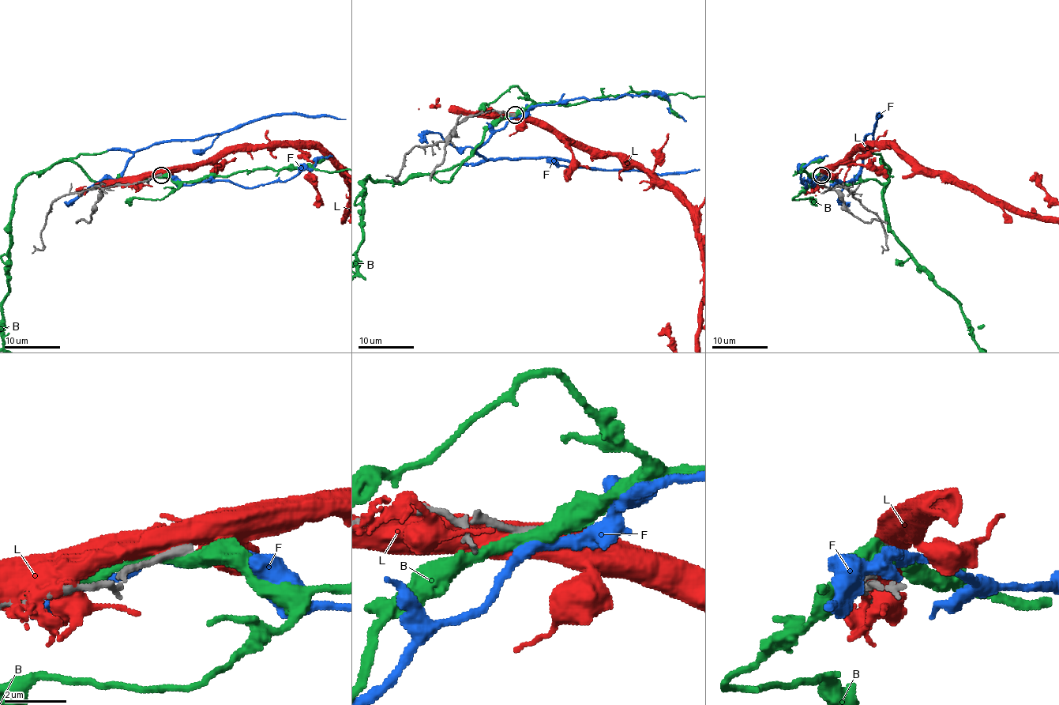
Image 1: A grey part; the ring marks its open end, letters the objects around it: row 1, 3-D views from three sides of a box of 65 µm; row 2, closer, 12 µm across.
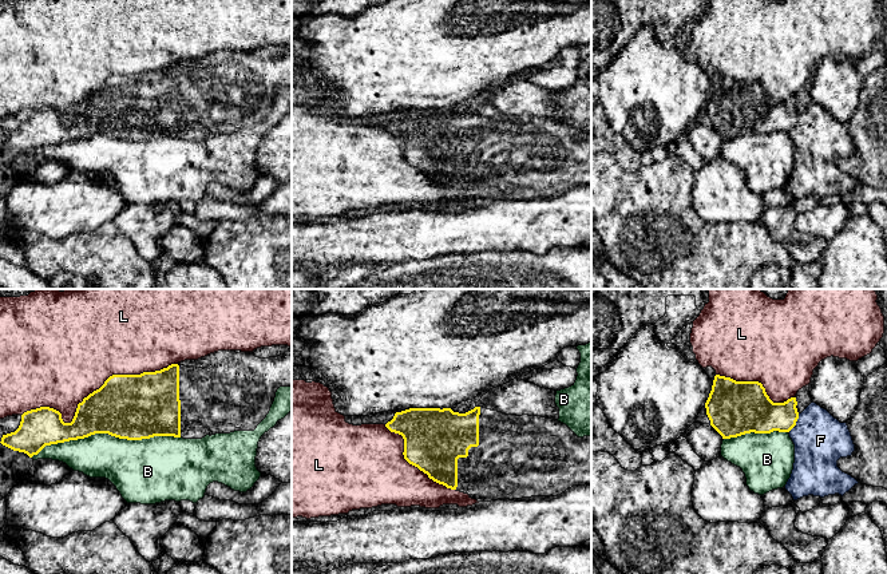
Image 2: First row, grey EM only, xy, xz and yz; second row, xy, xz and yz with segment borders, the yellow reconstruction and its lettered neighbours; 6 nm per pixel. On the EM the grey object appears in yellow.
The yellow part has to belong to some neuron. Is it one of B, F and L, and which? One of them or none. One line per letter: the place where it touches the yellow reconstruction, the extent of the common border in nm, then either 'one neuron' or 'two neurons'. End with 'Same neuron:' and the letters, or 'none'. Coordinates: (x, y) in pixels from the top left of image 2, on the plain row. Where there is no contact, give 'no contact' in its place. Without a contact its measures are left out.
B: xy (105, 133) | 900 nm | two neurons
F: yz (795, 123) | 140 nm | two neurons
L: xy (94, 91) | 1000 nm | two neurons
Same neuron: none

